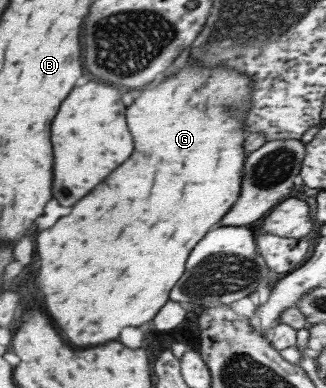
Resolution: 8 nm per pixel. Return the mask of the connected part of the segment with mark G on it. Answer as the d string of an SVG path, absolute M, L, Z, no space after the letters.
M185 65L172 73L169 79L163 79L157 87L149 89L149 91L141 91L141 95L137 97L137 101L133 101L127 111L125 111L125 121L127 121L127 129L133 137L133 155L121 165L117 167L103 183L99 183L93 191L89 191L83 199L79 199L71 213L65 215L63 219L59 219L53 227L39 231L39 235L35 237L35 249L37 249L37 257L39 257L39 267L35 271L35 279L33 279L33 287L37 291L37 295L41 295L41 303L45 313L49 315L49 319L55 323L55 327L63 333L65 341L73 347L87 347L87 345L97 345L97 343L105 343L105 341L113 341L117 337L117 333L121 331L121 327L139 327L147 321L153 319L153 313L157 313L163 303L167 301L169 289L175 285L175 281L183 275L183 265L185 259L191 251L191 247L209 231L211 225L215 225L231 207L231 203L237 199L239 195L239 181L241 181L241 165L243 165L243 140L245 140L246 132L241 127L241 120L249 108L249 94L251 94L251 79L247 75L241 75L235 69L225 69L225 67L203 67L195 65L191 67Z

